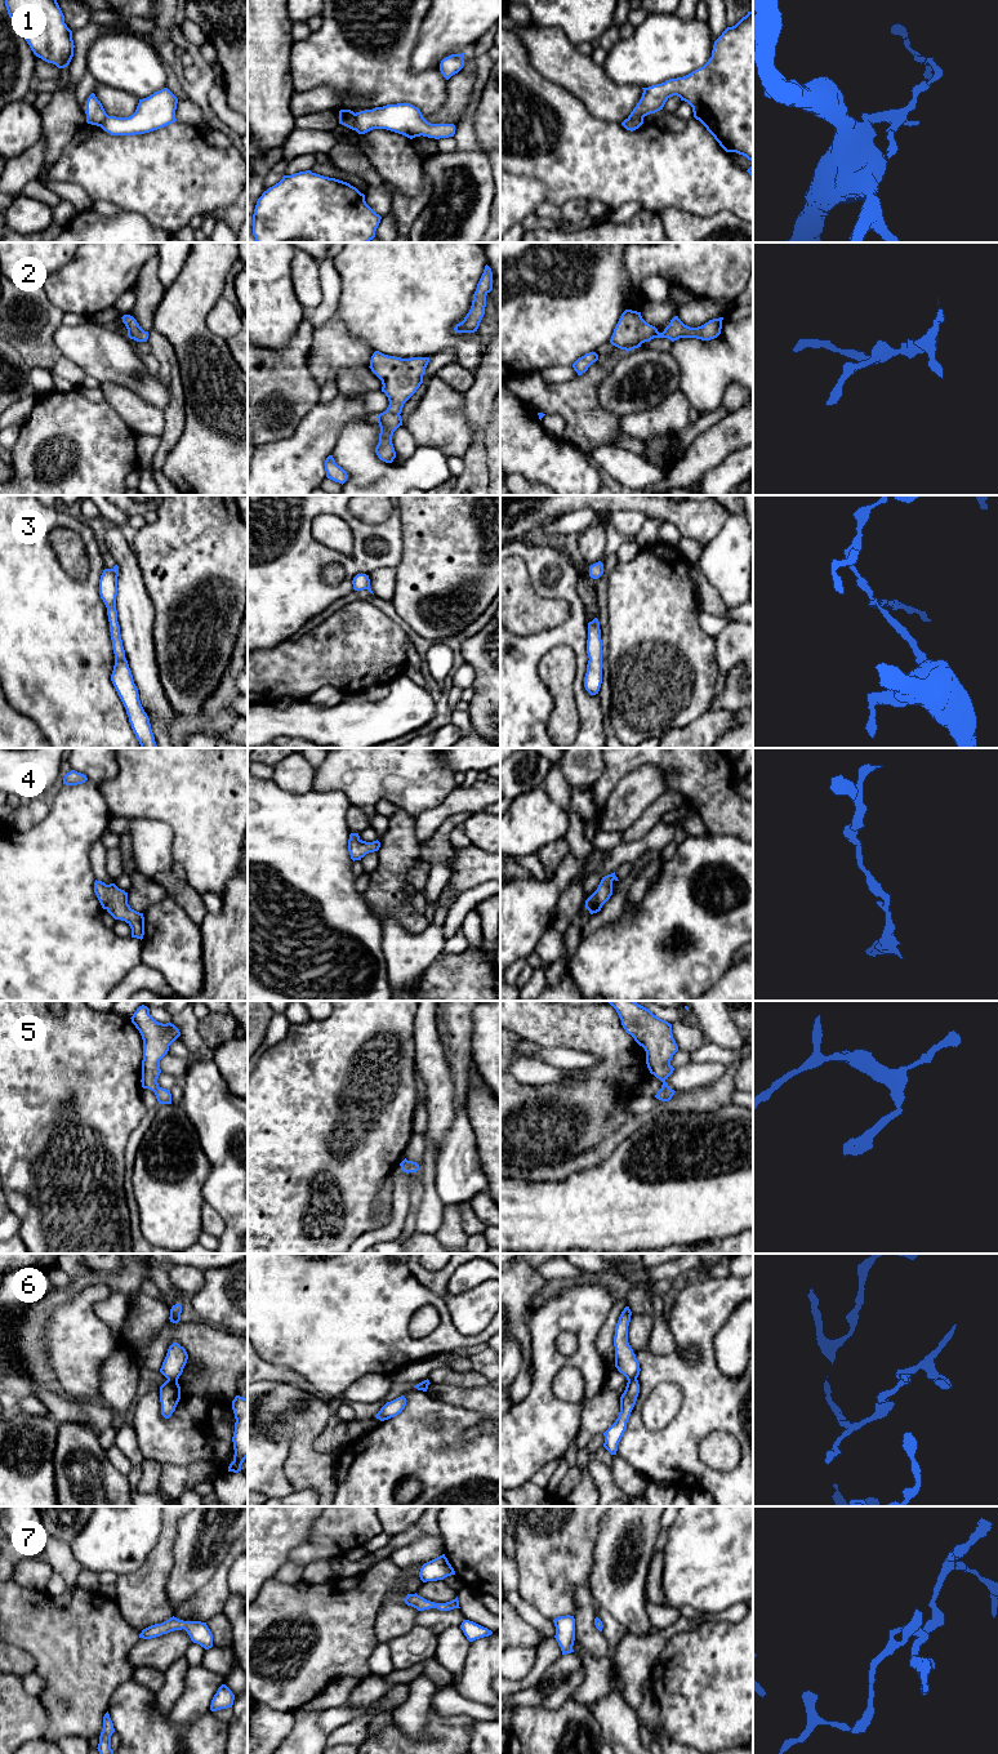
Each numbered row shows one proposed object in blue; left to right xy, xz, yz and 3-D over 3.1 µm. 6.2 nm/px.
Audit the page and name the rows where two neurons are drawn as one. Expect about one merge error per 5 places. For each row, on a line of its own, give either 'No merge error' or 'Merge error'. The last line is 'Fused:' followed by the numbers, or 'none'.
1: Merge error
2: No merge error
3: Merge error
4: No merge error
5: No merge error
6: Merge error
7: No merge error
Fused: 1, 3, 6

